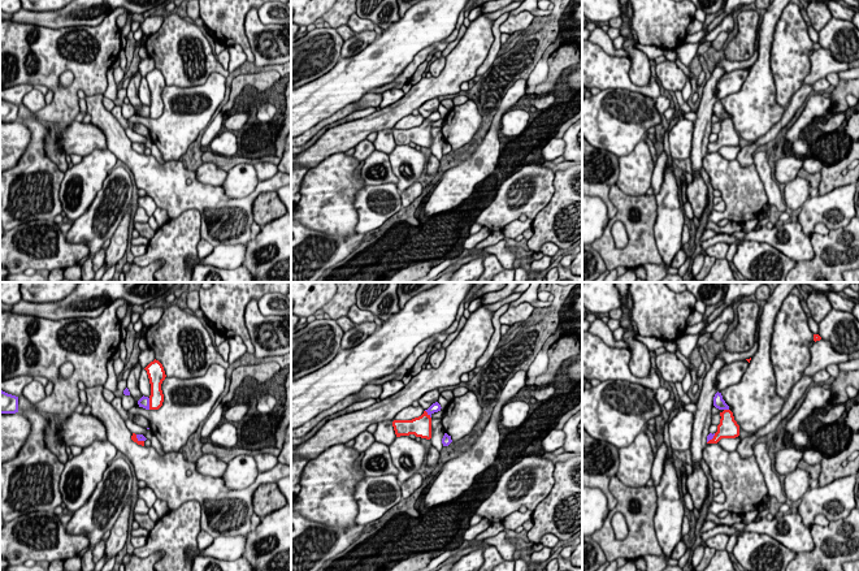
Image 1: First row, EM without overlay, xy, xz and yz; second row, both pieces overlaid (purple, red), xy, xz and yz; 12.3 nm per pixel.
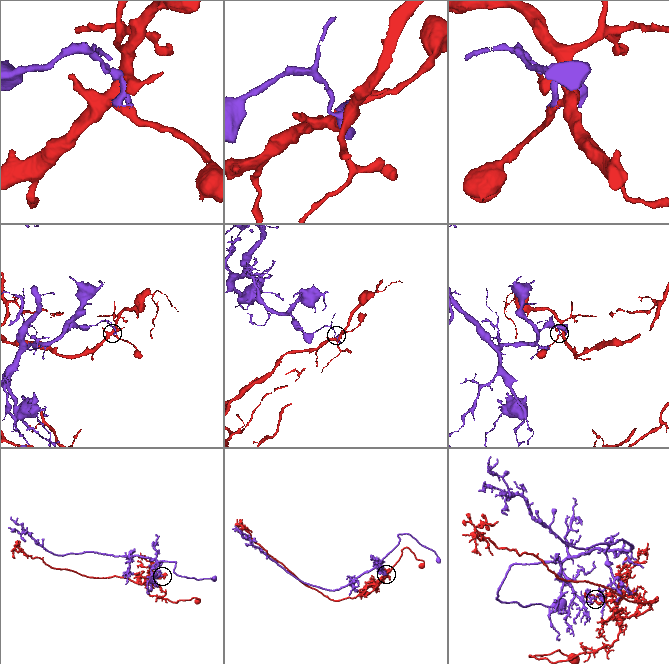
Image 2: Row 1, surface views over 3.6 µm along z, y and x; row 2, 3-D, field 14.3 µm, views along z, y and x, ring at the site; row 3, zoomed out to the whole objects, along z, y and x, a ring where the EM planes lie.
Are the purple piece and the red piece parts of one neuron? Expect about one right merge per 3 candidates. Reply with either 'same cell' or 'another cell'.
another cell

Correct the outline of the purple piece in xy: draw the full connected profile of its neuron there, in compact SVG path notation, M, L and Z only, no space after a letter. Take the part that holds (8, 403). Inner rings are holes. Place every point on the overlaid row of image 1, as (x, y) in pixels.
M0 390L0 414L18 412L18 397Z

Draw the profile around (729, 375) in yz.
M737 360L730 364L725 364L716 376L715 386L717 388L717 392L720 393L725 388L738 384L747 367L747 360Z

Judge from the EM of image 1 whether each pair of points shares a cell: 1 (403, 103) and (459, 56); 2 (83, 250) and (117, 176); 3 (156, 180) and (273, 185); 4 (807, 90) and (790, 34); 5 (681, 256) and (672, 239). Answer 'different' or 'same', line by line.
1: same
2: different
3: same
4: different
5: different

